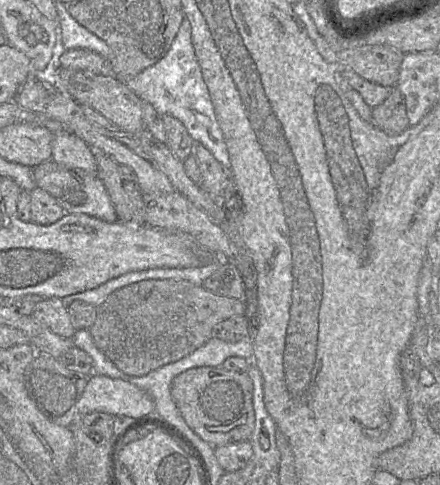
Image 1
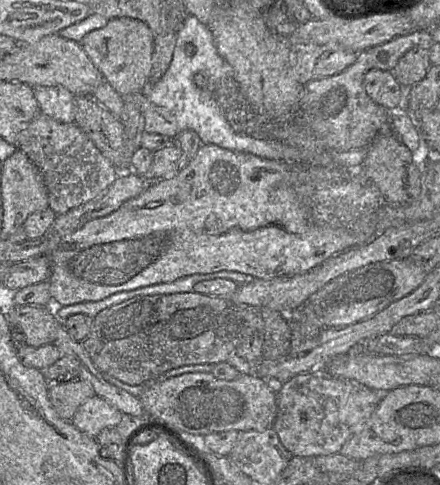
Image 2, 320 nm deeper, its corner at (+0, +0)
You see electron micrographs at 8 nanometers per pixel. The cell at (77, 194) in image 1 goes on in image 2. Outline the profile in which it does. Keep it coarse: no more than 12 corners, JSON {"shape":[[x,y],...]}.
{"shape":[[42,113],[16,145],[57,215],[120,172],[75,123]]}

